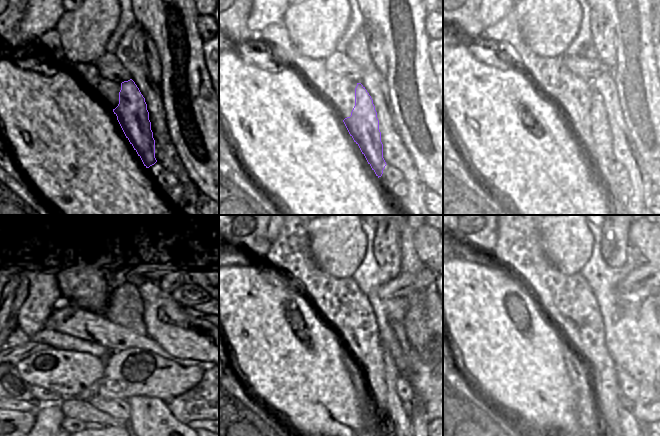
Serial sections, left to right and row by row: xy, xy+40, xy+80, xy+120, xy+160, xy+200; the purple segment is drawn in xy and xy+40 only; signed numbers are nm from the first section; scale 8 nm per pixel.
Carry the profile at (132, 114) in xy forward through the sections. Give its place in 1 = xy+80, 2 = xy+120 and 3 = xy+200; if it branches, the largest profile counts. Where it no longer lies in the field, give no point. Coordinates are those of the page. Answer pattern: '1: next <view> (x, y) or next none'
1: next xy+80 (593, 132)
2: next xy+120 (168, 410)
3: next xy+200 (626, 418)

